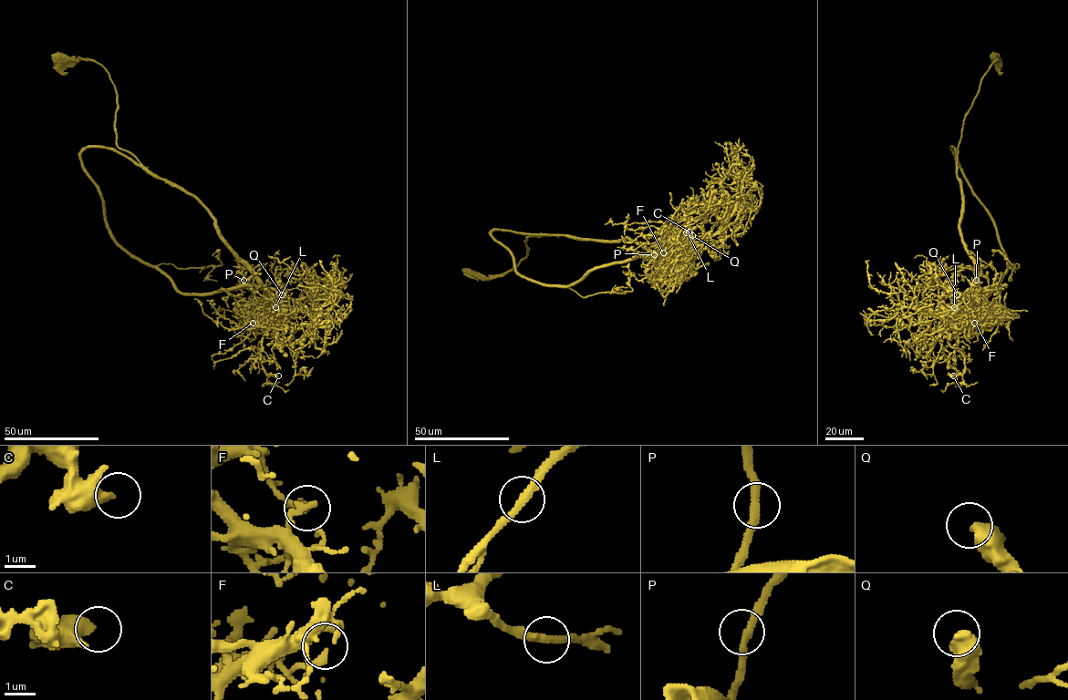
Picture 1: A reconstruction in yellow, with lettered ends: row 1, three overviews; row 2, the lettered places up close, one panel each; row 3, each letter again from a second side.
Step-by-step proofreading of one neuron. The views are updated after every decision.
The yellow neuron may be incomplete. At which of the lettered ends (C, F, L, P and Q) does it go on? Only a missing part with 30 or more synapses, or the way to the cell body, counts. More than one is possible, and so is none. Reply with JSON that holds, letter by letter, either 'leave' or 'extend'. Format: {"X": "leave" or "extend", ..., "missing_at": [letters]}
{"C": "leave", "F": "leave", "L": "leave", "P": "leave", "Q": "leave", "missing_at": []}

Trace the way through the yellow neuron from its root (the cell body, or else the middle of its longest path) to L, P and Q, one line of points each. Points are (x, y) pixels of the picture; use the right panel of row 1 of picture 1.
L: (994, 59), (959, 147), (959, 235), (975, 285), (954, 307)
P: (994, 59), (1000, 59), (985, 73), (965, 116), (957, 159), (959, 235), (973, 259), (975, 285), (976, 280)
Q: (994, 59), (1000, 59), (981, 81), (959, 147), (959, 235), (973, 259), (975, 293), (972, 299), (957, 294)

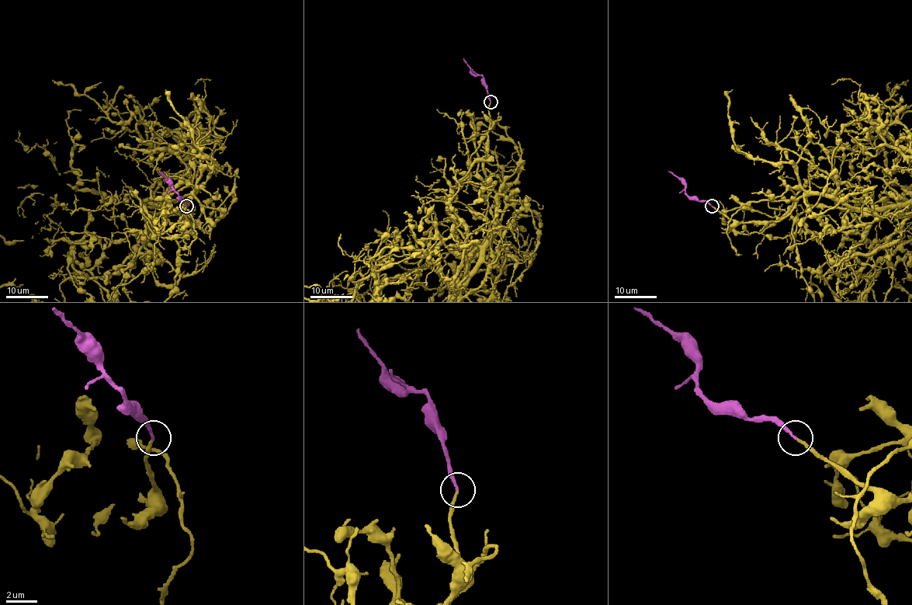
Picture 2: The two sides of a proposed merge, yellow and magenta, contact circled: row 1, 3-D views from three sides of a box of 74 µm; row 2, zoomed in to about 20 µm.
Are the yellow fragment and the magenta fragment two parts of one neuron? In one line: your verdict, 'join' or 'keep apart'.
join

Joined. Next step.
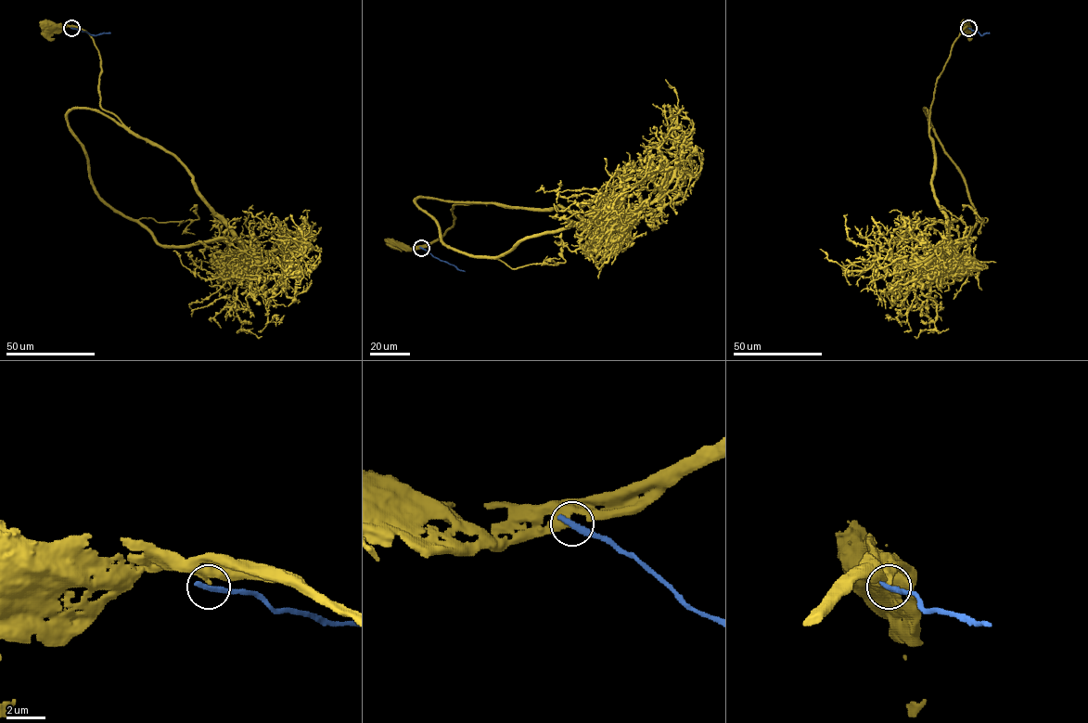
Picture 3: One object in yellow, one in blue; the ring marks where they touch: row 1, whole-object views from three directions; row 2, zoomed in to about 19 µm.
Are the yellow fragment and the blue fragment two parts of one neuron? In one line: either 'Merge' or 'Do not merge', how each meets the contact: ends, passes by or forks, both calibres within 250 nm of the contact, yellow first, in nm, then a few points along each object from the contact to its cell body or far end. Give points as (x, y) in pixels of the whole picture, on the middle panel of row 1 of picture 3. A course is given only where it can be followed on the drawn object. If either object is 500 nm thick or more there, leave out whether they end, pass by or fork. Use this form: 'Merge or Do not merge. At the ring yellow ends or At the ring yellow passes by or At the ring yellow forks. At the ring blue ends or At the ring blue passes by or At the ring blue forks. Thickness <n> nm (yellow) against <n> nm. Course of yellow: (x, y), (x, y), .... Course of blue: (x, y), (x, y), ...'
Do not merge. At the ring yellow ends. At the ring blue ends. Thickness 440 nm (yellow) against 360 nm. Course of yellow: (421, 248), (412, 249), (393, 243). Course of blue: (421, 248), (465, 271)

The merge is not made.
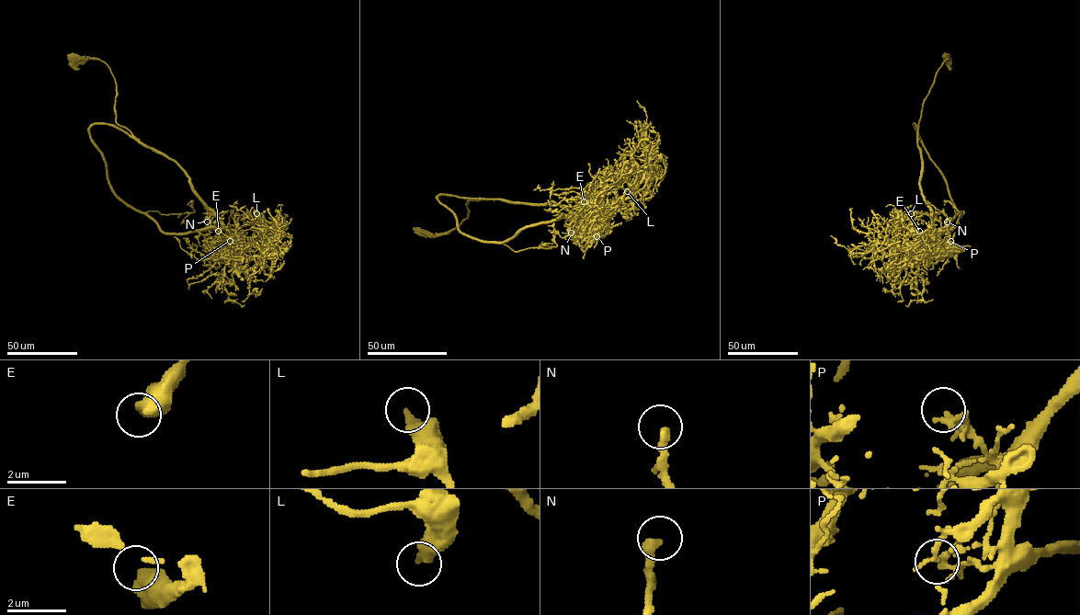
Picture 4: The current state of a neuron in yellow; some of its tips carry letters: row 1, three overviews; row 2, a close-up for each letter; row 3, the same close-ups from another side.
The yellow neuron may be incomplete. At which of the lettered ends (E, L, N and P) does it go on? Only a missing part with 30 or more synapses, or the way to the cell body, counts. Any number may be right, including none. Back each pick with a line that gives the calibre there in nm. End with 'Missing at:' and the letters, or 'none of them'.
N: calibre 320 nm
Missing at: N

